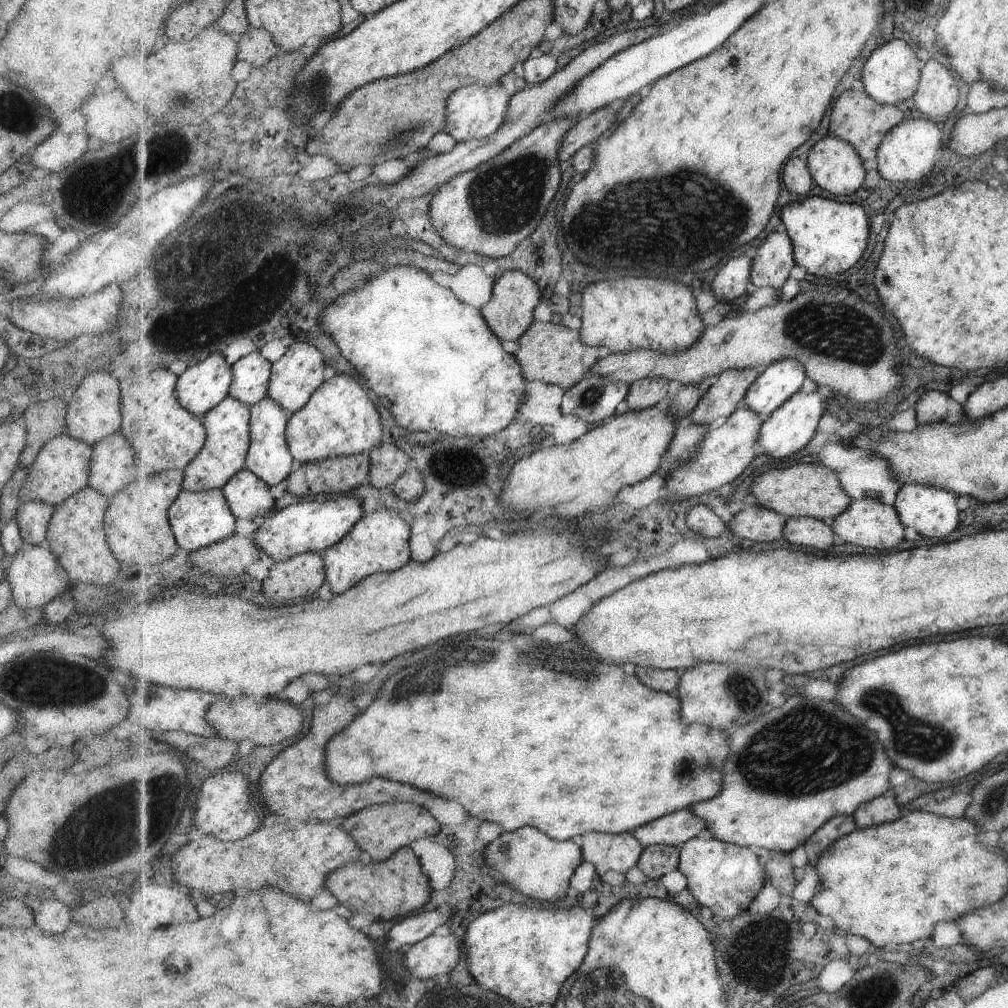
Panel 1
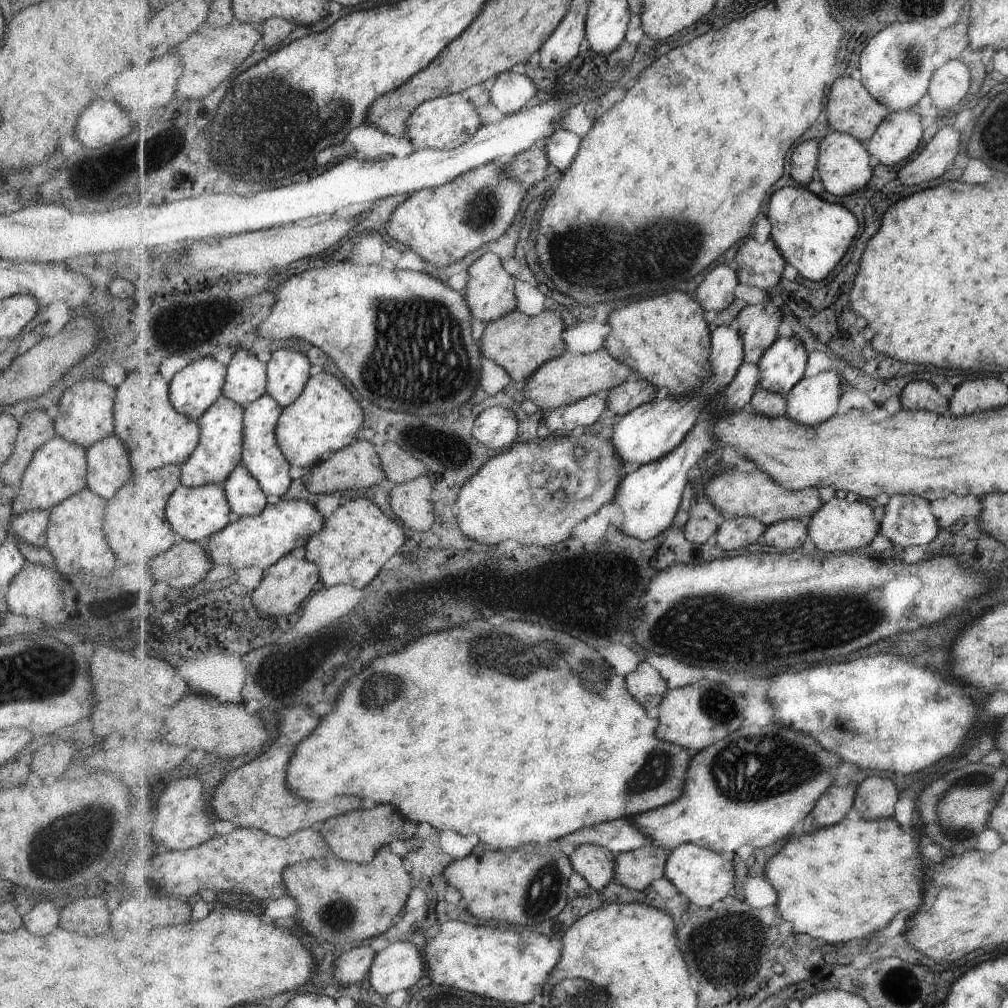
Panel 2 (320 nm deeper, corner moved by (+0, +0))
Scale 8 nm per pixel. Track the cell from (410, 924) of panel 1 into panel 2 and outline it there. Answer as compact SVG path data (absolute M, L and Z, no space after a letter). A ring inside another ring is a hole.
M369 945L341 953L333 965L335 980L349 987L364 985L376 954Z

